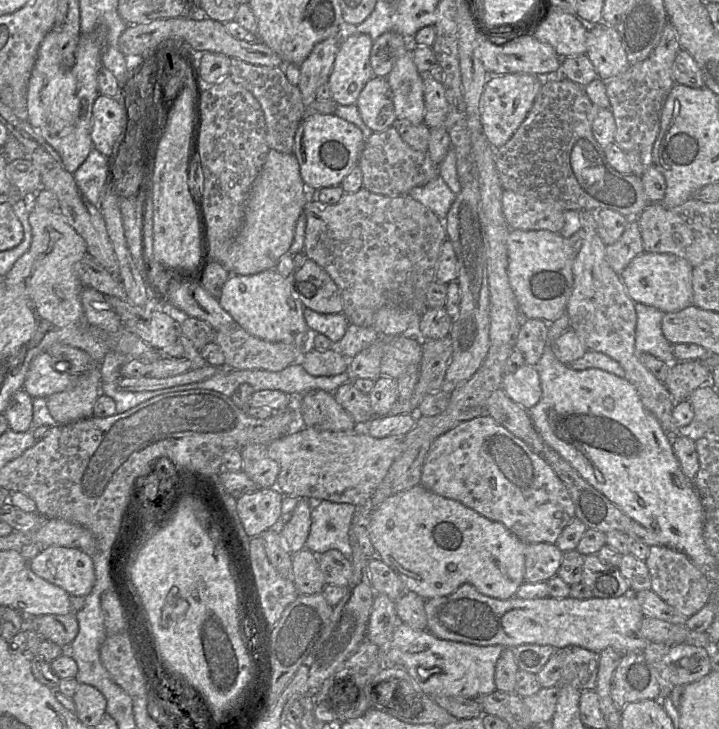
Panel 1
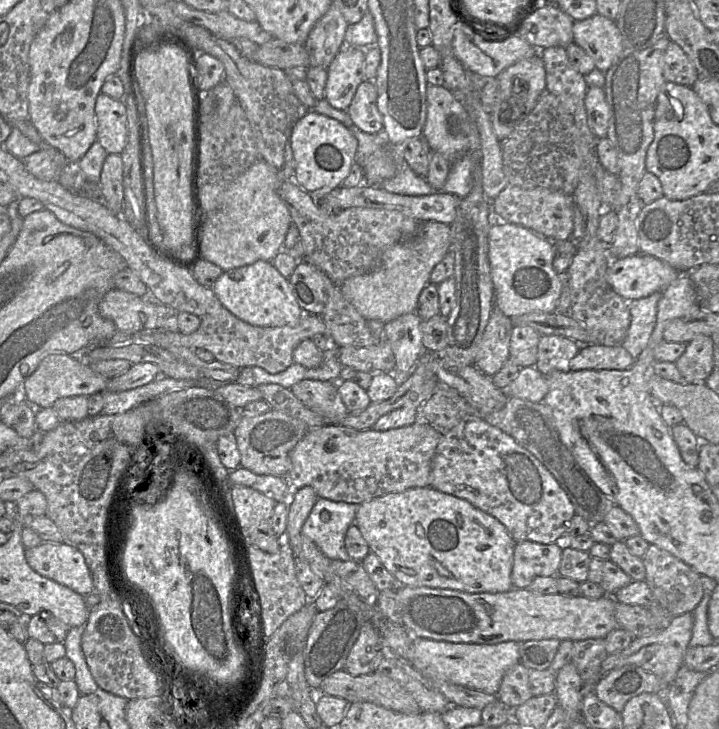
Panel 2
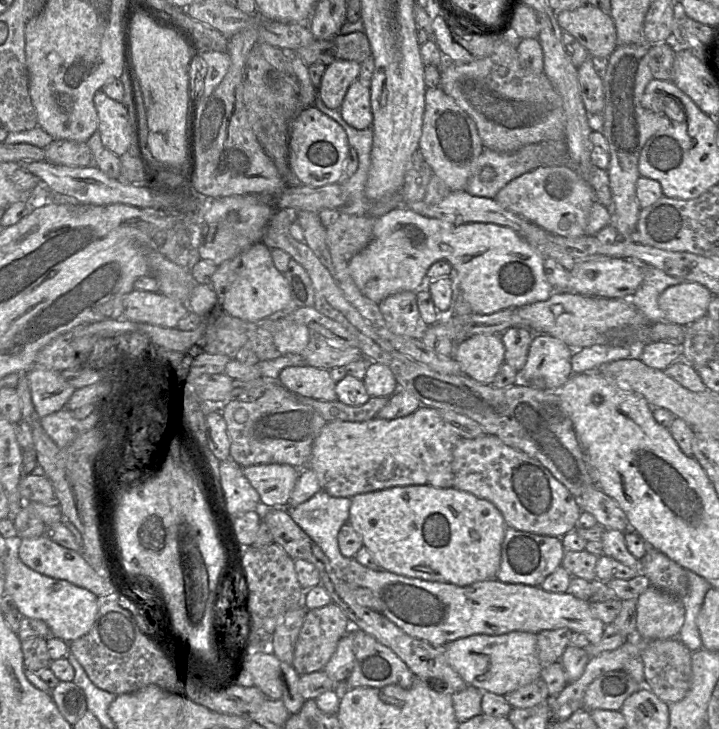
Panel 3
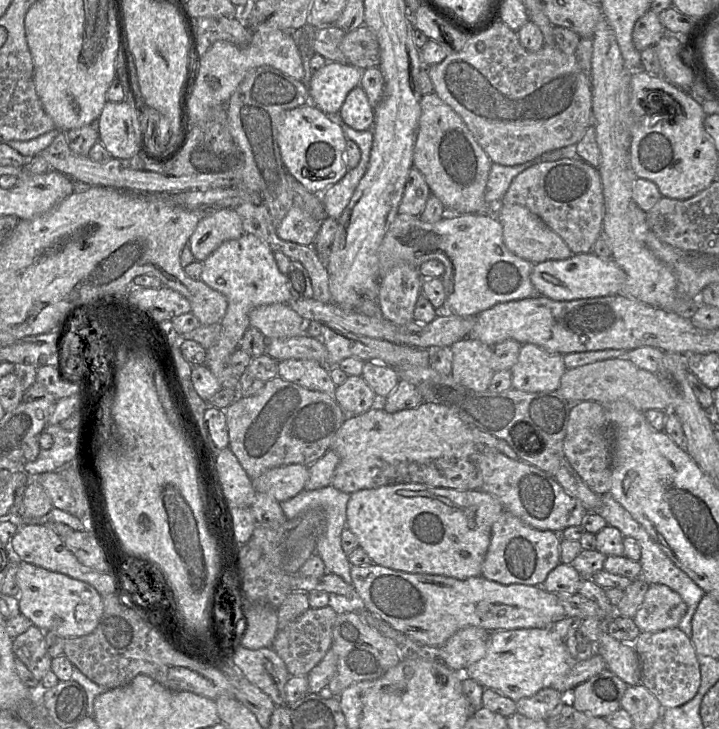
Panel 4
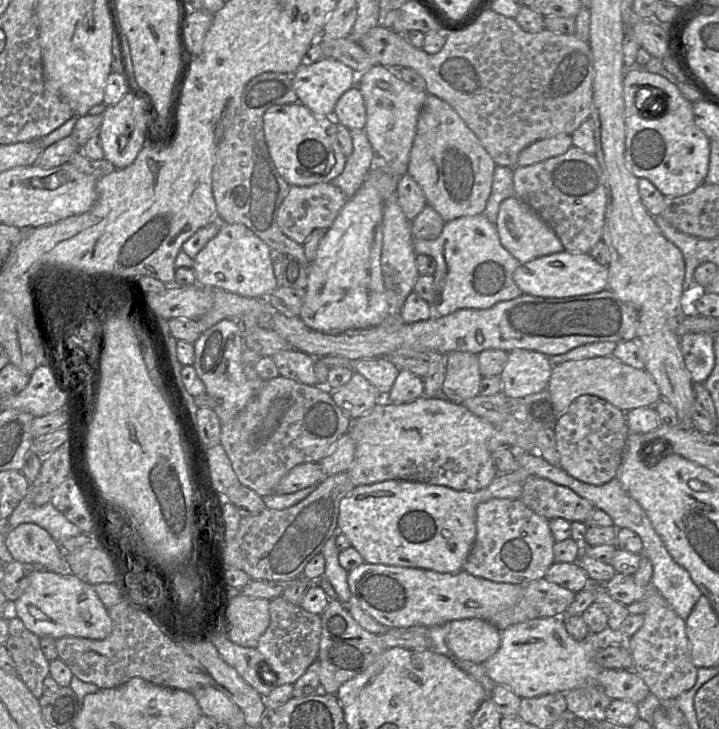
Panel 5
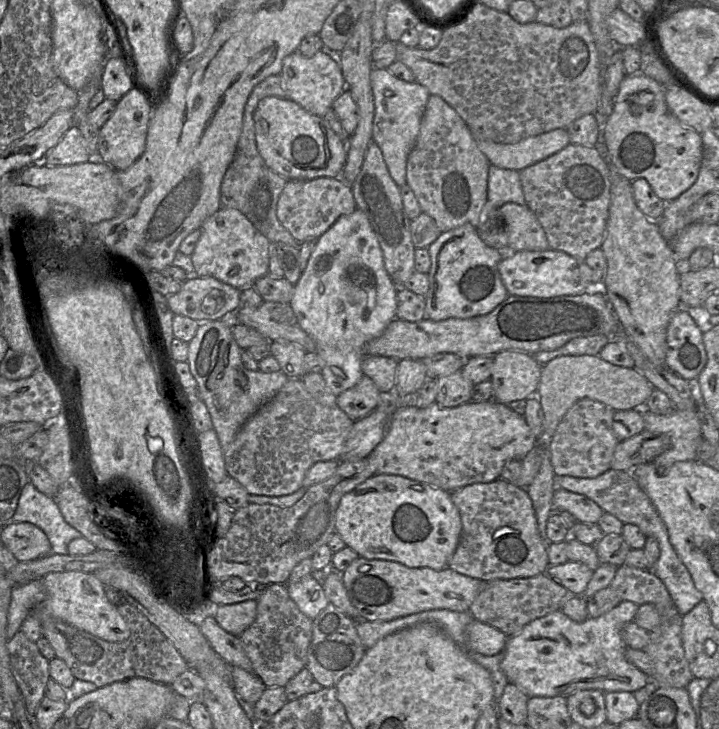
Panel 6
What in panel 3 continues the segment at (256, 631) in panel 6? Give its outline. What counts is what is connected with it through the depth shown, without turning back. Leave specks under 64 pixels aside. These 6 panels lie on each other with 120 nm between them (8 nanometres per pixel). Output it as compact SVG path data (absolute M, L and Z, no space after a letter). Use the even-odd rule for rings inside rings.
M335 603L307 611L294 651L292 666L299 675L321 671L337 649L338 642L351 628L351 623Z

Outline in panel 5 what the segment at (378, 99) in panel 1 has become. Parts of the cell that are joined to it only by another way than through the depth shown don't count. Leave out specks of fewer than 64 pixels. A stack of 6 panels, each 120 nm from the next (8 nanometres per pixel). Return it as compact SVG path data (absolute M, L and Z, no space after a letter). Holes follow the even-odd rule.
M357 85L345 91L337 100L334 114L338 122L349 130L363 129L366 124L366 108L361 91Z

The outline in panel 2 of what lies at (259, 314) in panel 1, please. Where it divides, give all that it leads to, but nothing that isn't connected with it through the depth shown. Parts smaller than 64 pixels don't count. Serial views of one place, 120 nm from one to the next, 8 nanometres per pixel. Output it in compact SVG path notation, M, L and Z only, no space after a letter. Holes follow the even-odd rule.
M259 260L223 271L214 282L212 291L231 314L253 326L294 327L305 312L295 299L288 278L283 277L270 261Z

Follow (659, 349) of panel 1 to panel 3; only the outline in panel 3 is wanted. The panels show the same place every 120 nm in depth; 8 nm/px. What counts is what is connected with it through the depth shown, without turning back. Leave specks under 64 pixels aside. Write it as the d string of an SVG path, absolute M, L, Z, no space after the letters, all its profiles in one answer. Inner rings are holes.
M638 262L643 267L643 281L633 295L631 303L646 317L649 323L666 321L659 308L658 297L668 287L680 284L685 280L666 274L664 271Z

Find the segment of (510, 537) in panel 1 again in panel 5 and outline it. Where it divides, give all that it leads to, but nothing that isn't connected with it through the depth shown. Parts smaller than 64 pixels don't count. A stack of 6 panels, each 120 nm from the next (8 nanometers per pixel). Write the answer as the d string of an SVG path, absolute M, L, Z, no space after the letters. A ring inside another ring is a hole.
M518 466L477 491L399 479L356 486L340 501L338 528L367 563L456 573L462 570L476 538L477 506L493 498L520 498L528 477Z

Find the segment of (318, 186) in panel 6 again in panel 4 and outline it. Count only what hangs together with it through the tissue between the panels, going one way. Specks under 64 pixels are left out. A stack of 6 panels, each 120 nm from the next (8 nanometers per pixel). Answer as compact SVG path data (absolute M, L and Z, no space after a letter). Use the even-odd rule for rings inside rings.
M292 204L277 227L280 238L301 245L311 245L323 220L315 220L298 205Z

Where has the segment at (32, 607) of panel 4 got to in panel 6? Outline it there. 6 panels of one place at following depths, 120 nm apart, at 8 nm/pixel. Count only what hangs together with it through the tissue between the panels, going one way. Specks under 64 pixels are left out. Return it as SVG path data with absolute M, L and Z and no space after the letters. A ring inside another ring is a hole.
M80 571L49 573L42 581L45 599L33 608L20 628L30 641L37 642L43 636L41 622L48 617L61 619L108 642L122 642L130 636L130 630L117 606L108 601L103 583L93 573Z

